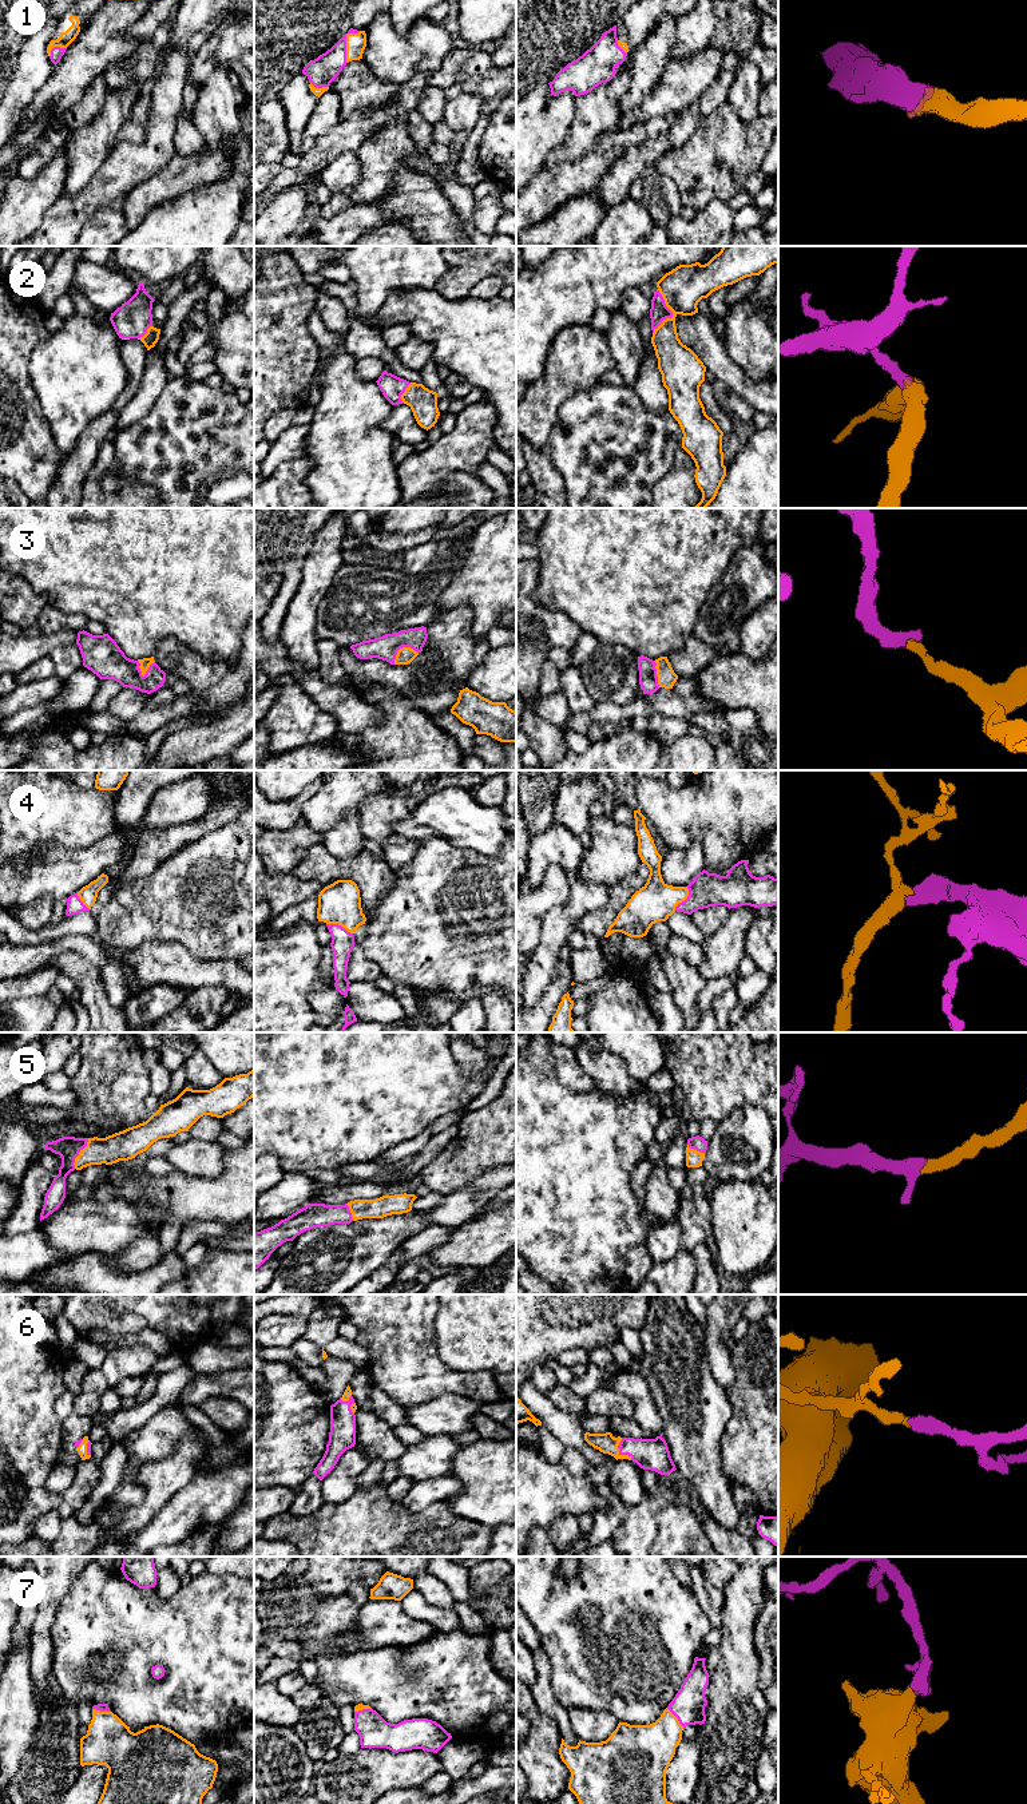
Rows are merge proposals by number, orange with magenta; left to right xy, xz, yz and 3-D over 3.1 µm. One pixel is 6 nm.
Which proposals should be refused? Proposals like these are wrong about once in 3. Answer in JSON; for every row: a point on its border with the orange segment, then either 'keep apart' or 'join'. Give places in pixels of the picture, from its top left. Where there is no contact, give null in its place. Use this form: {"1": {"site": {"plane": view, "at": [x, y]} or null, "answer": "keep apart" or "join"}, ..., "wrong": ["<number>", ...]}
{"1": {"site": {"plane": "xz", "at": [347, 42]}, "answer": "join"}, "2": {"site": {"plane": "yz", "at": [673, 313]}, "answer": "join"}, "3": {"site": {"plane": "xz", "at": [403, 647]}, "answer": "join"}, "4": {"site": {"plane": "xz", "at": [340, 924]}, "answer": "join"}, "5": {"site": {"plane": "xy", "at": [79, 1153]}, "answer": "join"}, "6": {"site": {"plane": "yz", "at": [618, 1451]}, "answer": "join"}, "7": {"site": {"plane": "yz", "at": [675, 1717]}, "answer": "join"}, "wrong": []}

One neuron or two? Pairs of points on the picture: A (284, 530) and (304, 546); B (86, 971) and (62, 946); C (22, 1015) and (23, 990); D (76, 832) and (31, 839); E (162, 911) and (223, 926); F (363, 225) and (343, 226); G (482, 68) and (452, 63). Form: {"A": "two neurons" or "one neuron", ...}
{"A": "two neurons", "B": "two neurons", "C": "two neurons", "D": "one neuron", "E": "one neuron", "F": "one neuron", "G": "one neuron"}

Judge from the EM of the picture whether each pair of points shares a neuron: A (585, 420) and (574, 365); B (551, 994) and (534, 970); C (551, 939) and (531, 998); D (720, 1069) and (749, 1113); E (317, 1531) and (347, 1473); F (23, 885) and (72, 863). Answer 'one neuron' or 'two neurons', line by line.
A: two neurons
B: two neurons
C: one neuron
D: two neurons
E: two neurons
F: one neuron

